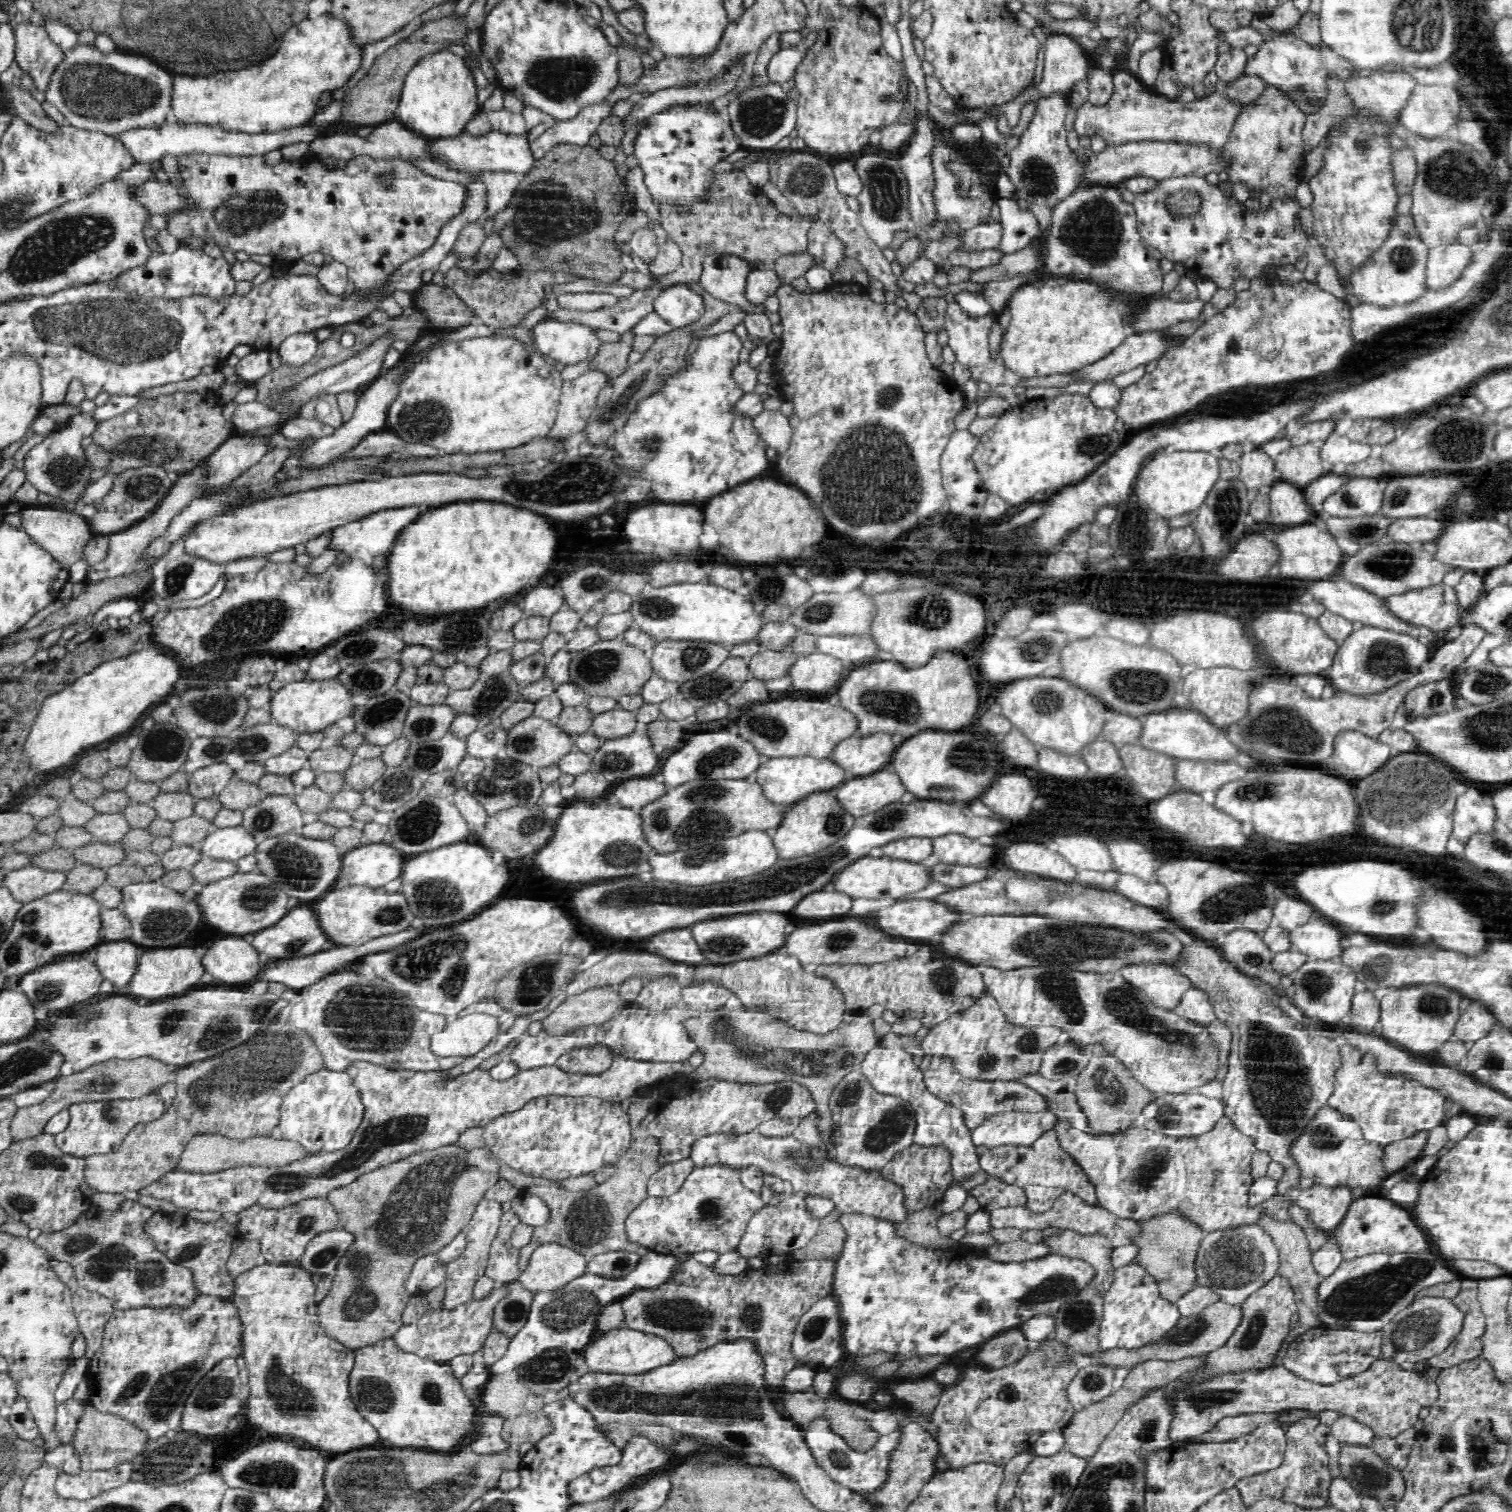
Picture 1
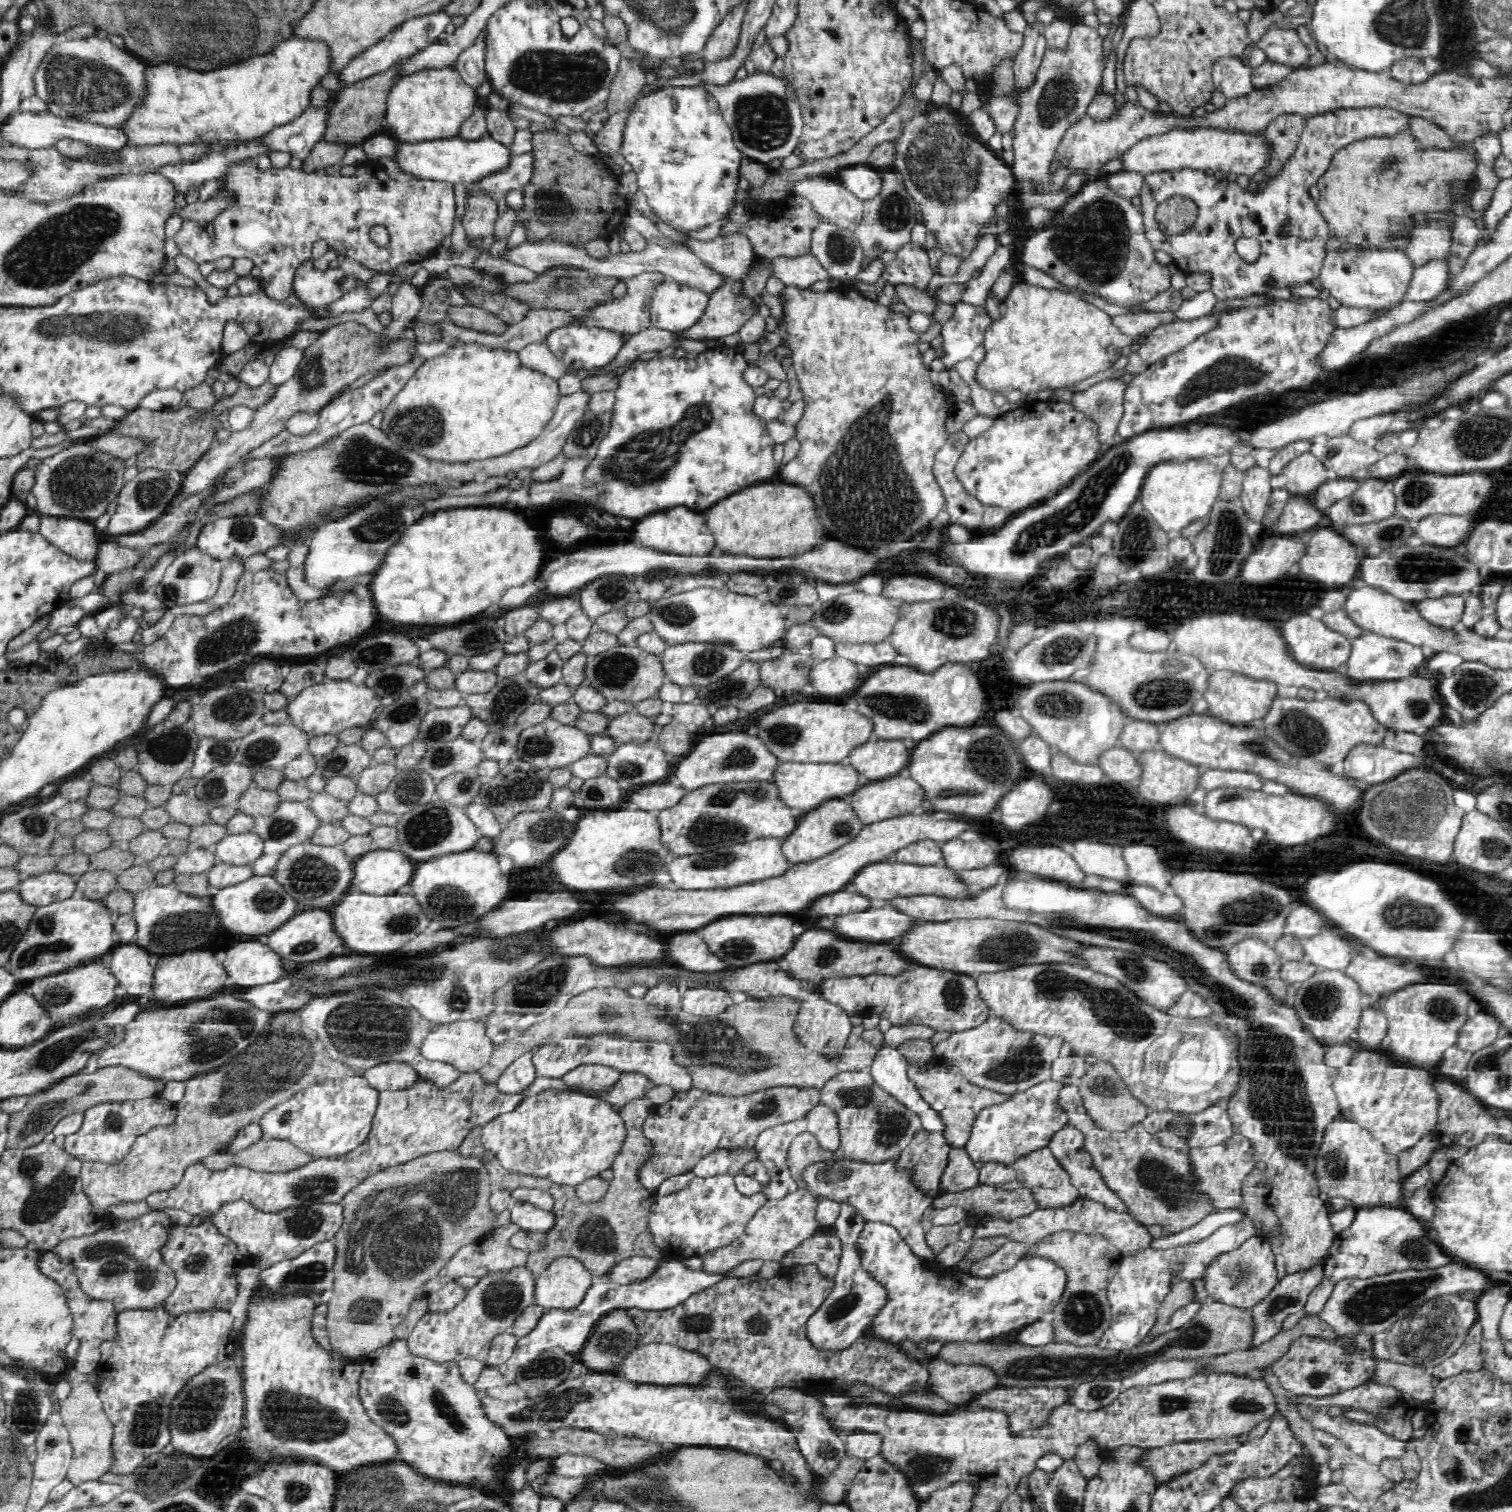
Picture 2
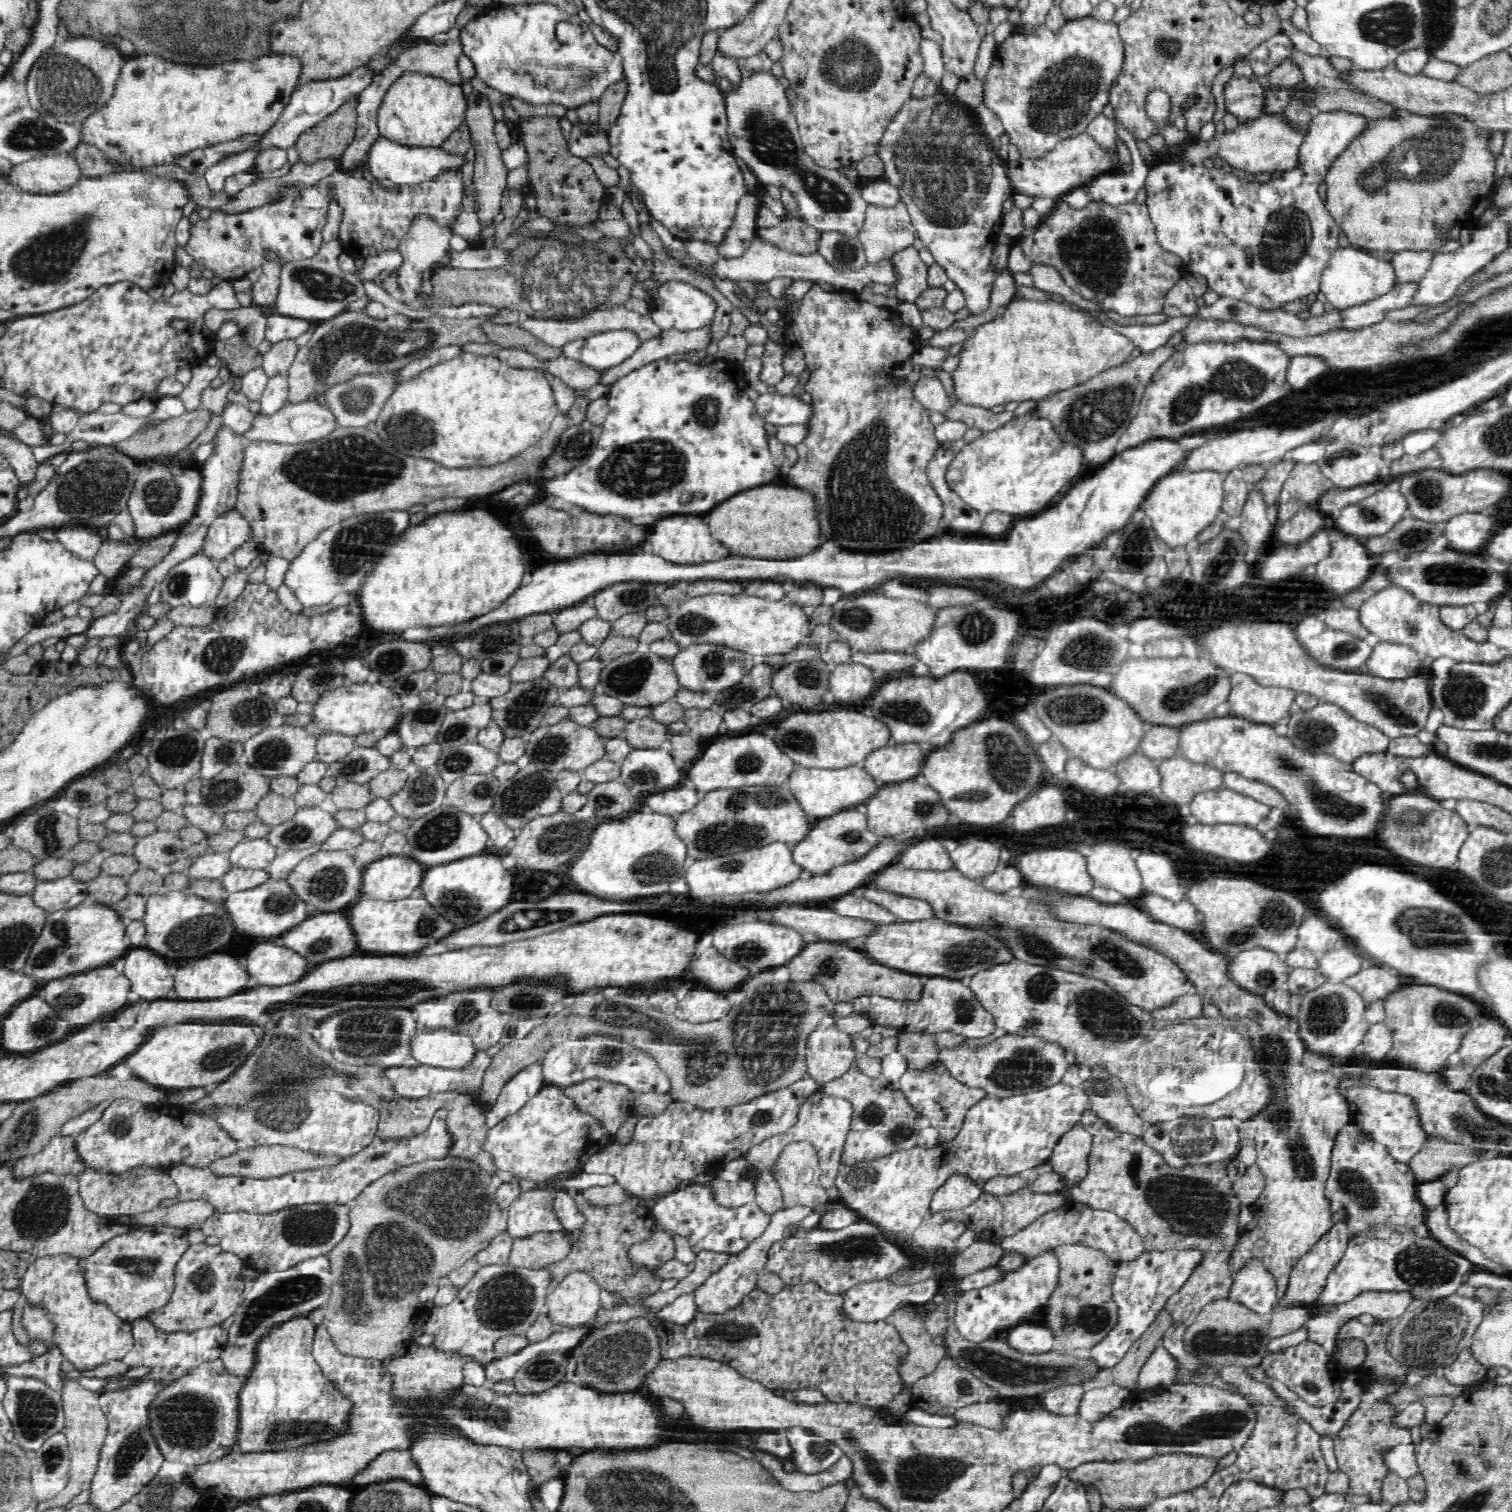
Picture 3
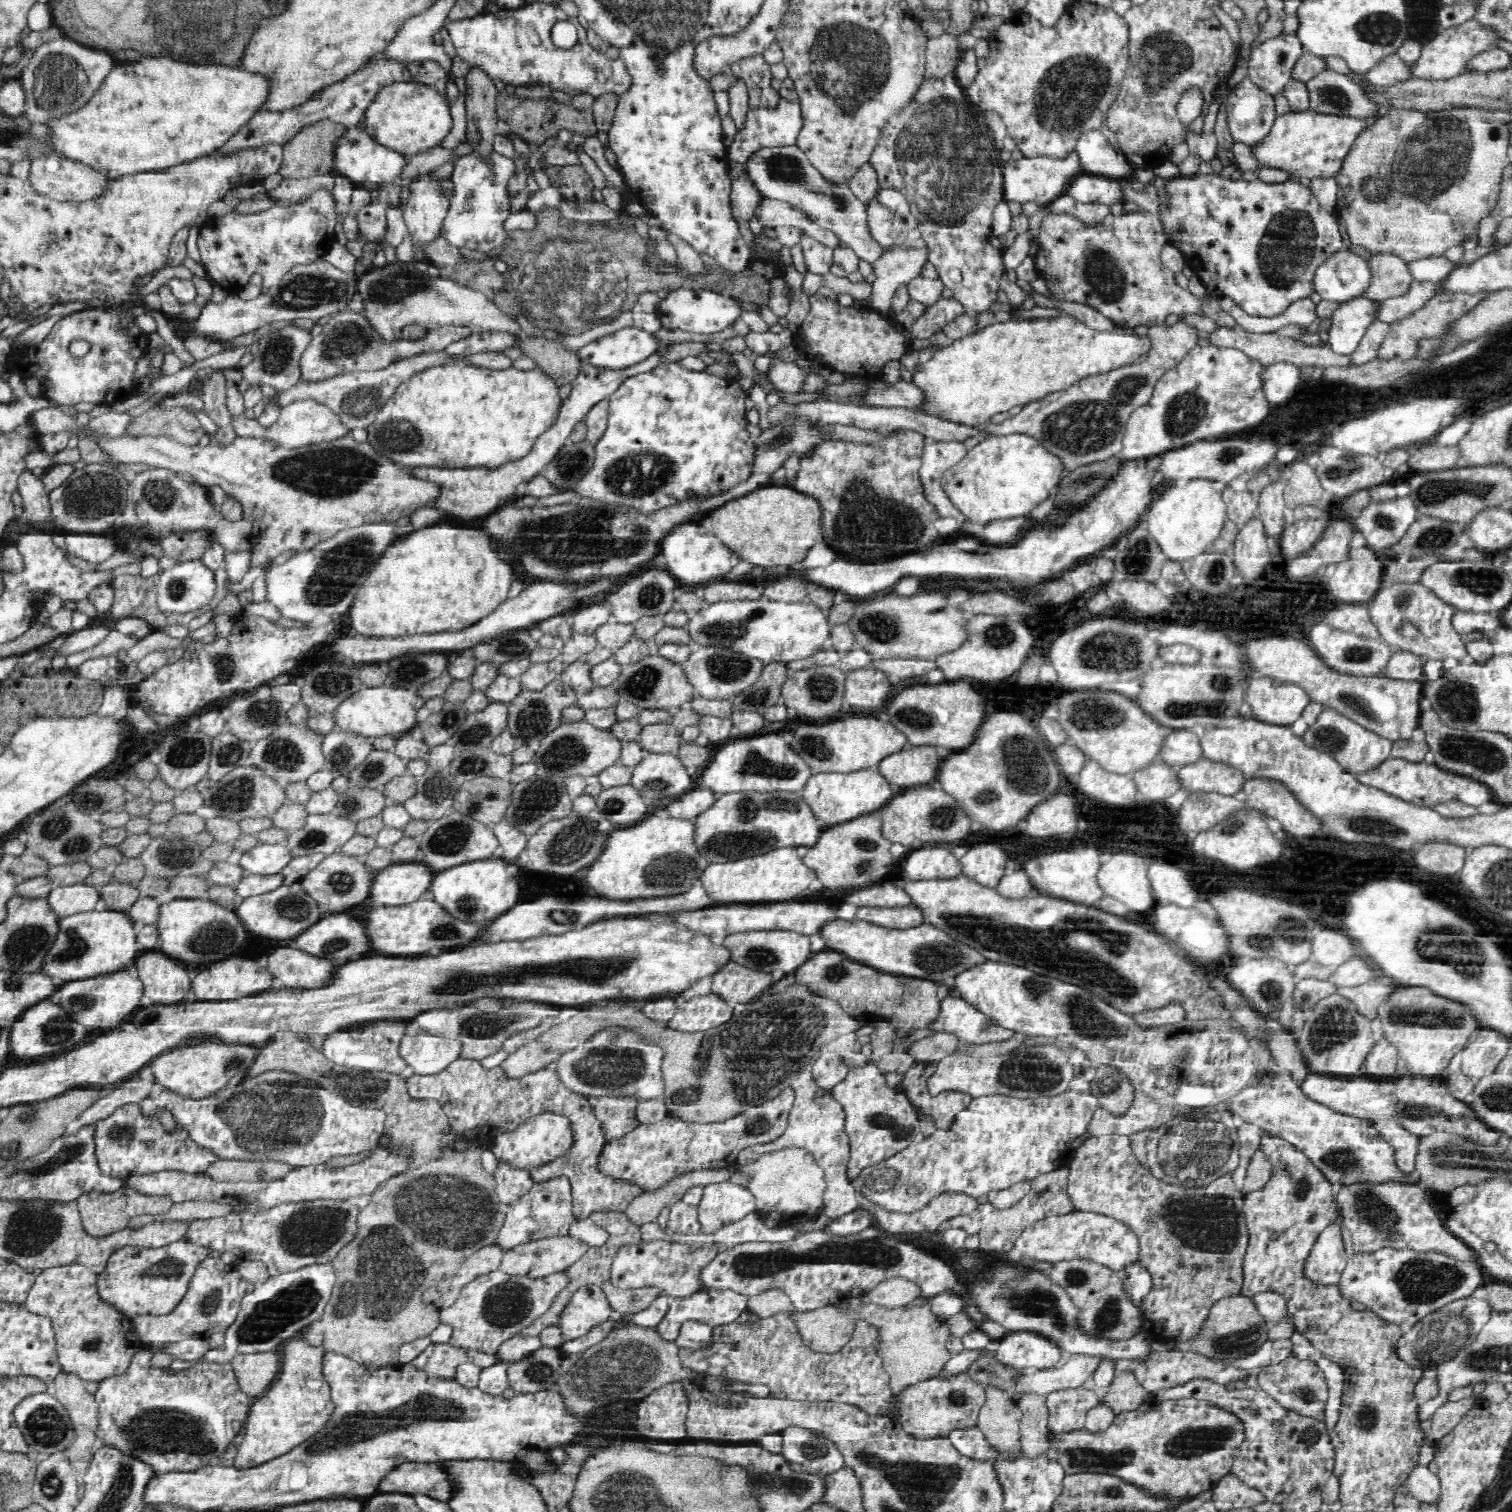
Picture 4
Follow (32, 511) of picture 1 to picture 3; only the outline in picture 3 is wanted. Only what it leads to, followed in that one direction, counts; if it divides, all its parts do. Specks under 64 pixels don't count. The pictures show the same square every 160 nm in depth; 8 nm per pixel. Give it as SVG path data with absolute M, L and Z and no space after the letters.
M78 525L54 528L54 534L57 541L61 542L62 546L65 546L74 556L89 561L94 560L105 537L100 530Z

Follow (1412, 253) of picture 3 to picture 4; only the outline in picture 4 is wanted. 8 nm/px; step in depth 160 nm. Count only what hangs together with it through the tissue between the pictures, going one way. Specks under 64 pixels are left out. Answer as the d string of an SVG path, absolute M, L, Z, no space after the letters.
M1374 254L1368 263L1372 265L1374 280L1364 297L1377 301L1396 298L1406 294L1415 281L1408 262L1394 254Z

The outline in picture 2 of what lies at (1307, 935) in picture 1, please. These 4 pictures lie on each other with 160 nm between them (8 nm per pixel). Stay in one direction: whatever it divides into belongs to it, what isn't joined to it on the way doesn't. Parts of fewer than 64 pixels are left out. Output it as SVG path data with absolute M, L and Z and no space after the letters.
M1320 928L1310 938L1300 941L1304 949L1304 960L1311 962L1316 968L1345 971L1347 964L1353 959L1350 944L1342 936L1334 934L1334 930Z

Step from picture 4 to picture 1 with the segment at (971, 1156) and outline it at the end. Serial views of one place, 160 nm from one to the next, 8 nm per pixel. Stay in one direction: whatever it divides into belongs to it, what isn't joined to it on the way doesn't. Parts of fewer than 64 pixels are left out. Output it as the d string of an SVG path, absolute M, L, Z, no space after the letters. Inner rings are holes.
M1010 1112L990 1118L974 1129L973 1142L976 1147L985 1146L1030 1146L1046 1130L1055 1128L1057 1117L1052 1113ZM757 1130L746 1134L714 1132L696 1138L690 1146L688 1157L664 1163L650 1175L647 1194L660 1198L670 1196L682 1186L694 1164L702 1166L716 1163L724 1163L738 1170L745 1166L756 1166L767 1174L788 1180L794 1191L808 1194L806 1211L820 1219L828 1212L832 1212L835 1207L845 1214L860 1213L888 1222L899 1221L908 1216L899 1188L891 1182L882 1180L879 1171L867 1172L855 1166L842 1166L828 1158L821 1148L807 1146L793 1135L766 1136Z

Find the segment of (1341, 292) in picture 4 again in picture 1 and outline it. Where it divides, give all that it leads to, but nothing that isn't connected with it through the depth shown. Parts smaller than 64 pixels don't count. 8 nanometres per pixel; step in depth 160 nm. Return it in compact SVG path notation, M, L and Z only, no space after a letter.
M1395 225L1386 242L1378 248L1378 253L1364 266L1360 266L1360 272L1352 276L1352 292L1360 297L1364 304L1370 303L1381 308L1398 306L1401 310L1410 302L1422 298L1429 290L1426 284L1429 250L1416 228L1407 237Z

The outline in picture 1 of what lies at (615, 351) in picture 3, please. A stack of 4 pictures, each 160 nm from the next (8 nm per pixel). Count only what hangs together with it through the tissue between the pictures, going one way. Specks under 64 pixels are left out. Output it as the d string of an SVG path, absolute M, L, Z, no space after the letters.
M558 319L538 321L531 328L531 336L540 352L565 365L592 360L602 344L590 326Z

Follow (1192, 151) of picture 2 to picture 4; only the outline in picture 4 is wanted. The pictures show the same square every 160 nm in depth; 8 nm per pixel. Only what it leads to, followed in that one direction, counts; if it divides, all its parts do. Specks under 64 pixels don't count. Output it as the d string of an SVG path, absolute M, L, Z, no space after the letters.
M1310 110L1276 116L1270 132L1250 148L1252 158L1260 169L1282 170L1295 179L1335 178L1340 172L1339 164L1343 156L1348 154L1352 142L1362 129L1372 126L1378 118L1380 116L1374 121L1360 121Z

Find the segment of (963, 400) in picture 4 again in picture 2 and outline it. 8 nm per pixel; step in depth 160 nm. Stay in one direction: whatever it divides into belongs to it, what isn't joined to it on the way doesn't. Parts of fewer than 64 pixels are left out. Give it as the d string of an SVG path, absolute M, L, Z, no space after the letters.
M1017 281L1006 298L1006 312L986 330L986 360L977 365L974 380L991 393L1019 391L1020 393L1041 392L1047 389L1074 386L1090 376L1112 367L1121 356L1129 356L1132 341L1116 326L1110 312L1098 309L1076 292L1042 288Z

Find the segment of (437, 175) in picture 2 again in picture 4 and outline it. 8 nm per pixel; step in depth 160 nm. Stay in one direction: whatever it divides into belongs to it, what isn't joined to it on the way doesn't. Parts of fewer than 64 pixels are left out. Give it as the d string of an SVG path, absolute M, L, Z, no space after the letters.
M347 129L337 147L337 162L333 173L349 176L357 186L361 186L365 181L374 184L390 184L390 182L394 184L394 182L401 180L401 175L407 170L410 161L411 156L379 144L365 130Z

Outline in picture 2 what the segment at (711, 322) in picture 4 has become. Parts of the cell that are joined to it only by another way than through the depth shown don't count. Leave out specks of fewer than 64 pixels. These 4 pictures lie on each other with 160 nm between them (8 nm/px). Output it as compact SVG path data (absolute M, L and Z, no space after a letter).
M666 280L654 290L651 298L652 326L667 331L688 330L704 314L709 295L697 288Z

